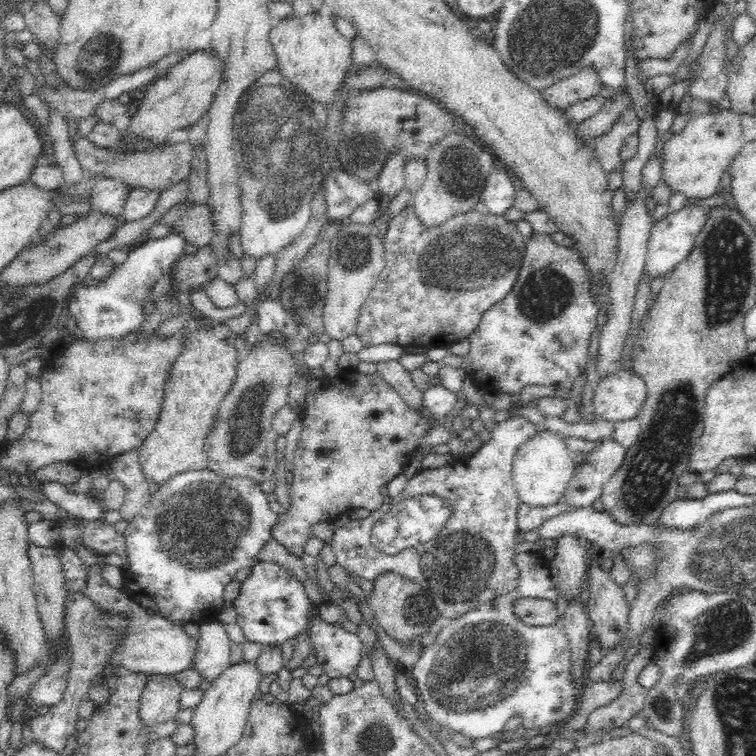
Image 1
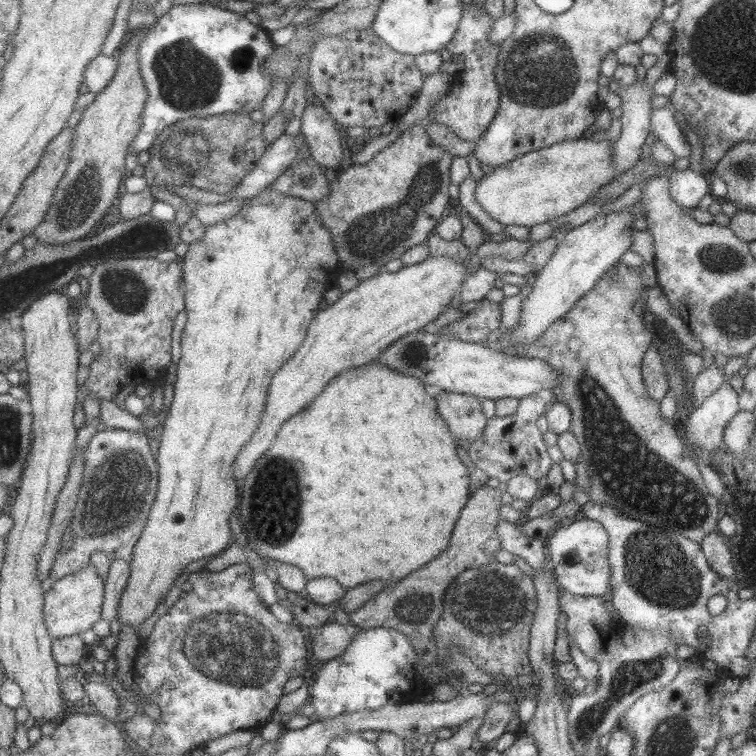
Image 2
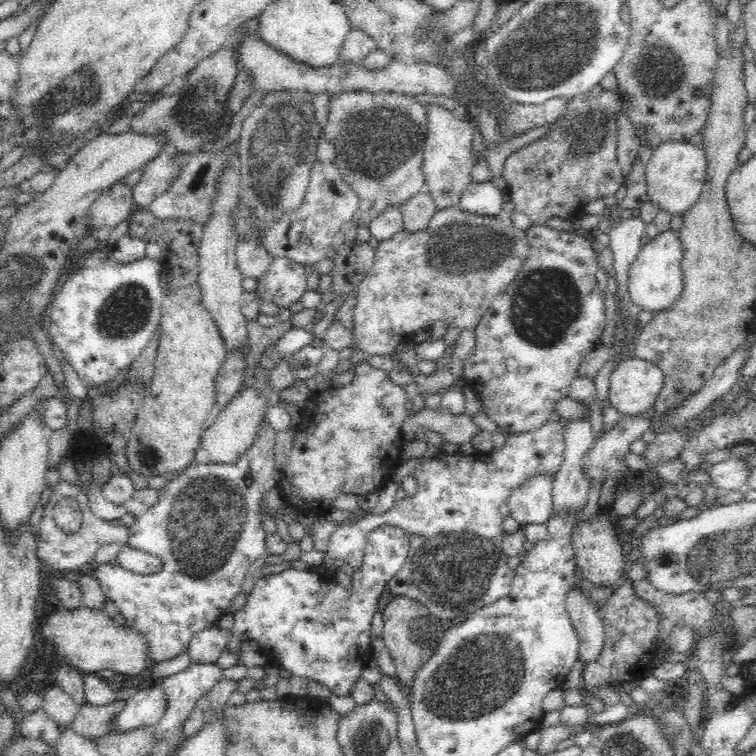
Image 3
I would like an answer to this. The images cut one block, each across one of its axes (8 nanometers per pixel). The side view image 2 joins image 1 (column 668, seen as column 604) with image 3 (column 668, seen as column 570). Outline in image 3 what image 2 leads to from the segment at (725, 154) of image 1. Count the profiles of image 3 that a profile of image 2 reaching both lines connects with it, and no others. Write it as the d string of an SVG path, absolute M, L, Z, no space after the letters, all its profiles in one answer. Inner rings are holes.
M664 141L654 148L646 165L645 179L649 200L653 200L662 210L667 210L670 214L683 214L690 206L694 206L702 194L706 171L707 158L703 143Z

